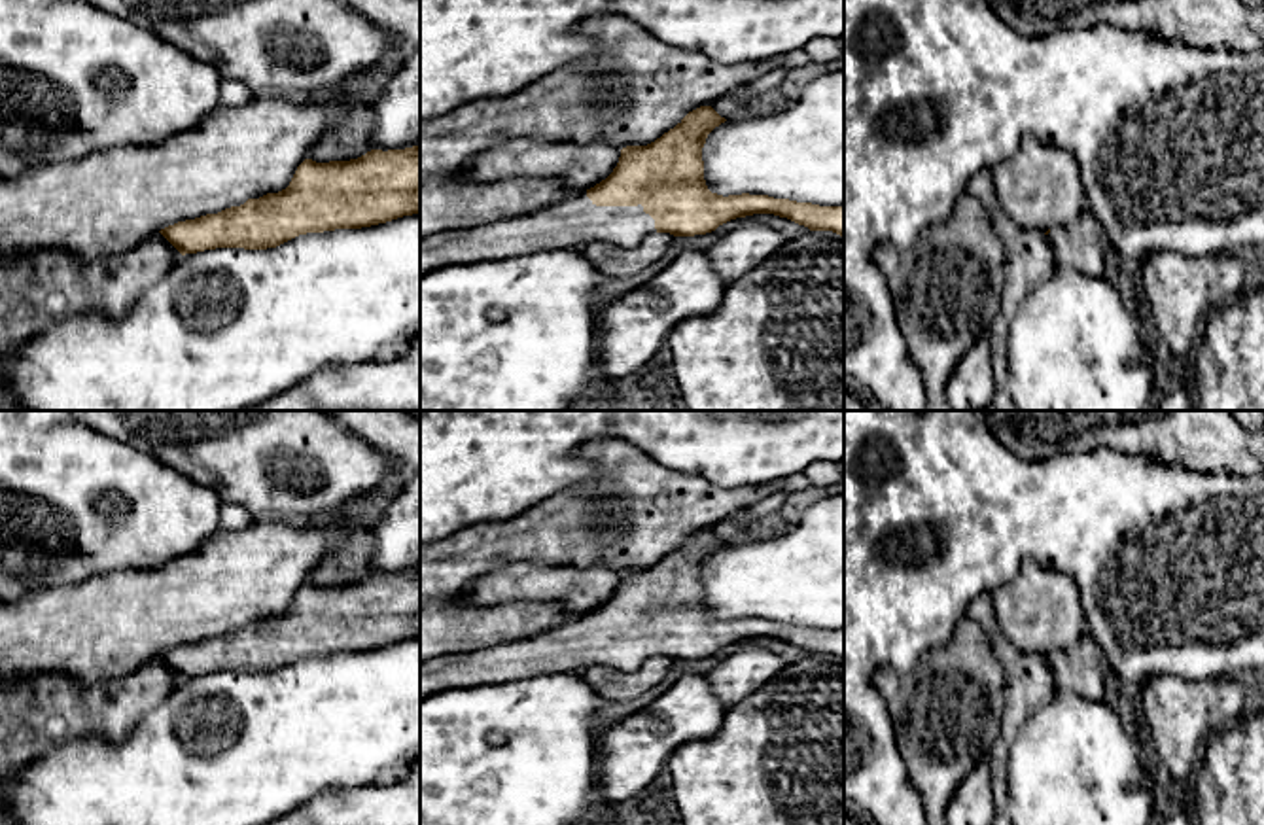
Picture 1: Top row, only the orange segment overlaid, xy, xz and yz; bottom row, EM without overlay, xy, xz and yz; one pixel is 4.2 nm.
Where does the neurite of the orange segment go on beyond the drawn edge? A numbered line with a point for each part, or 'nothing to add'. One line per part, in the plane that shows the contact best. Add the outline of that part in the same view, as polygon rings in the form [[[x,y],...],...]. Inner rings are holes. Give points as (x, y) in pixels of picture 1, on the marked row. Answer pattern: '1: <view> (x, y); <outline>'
1: xz (576, 222); [[[587,191],[556,206],[475,229],[447,229],[420,240],[420,276],[452,263],[509,259],[560,248],[583,250],[592,242],[636,248],[655,219],[643,206],[596,206]]]

